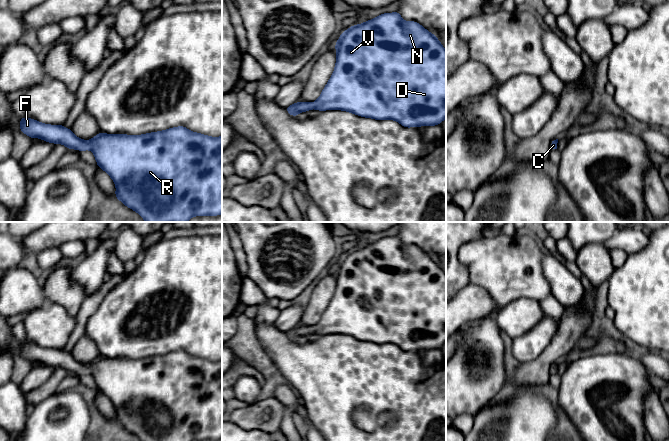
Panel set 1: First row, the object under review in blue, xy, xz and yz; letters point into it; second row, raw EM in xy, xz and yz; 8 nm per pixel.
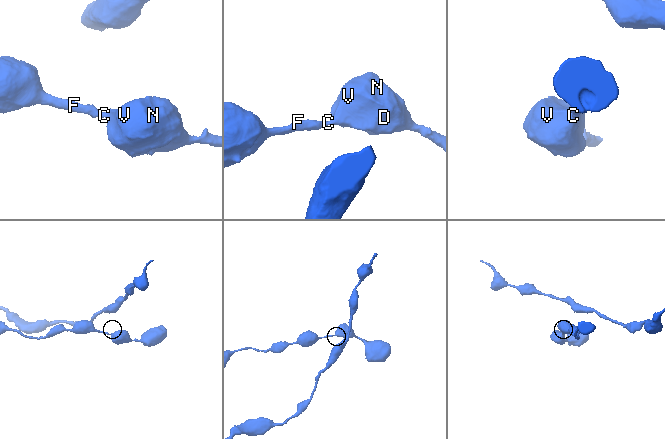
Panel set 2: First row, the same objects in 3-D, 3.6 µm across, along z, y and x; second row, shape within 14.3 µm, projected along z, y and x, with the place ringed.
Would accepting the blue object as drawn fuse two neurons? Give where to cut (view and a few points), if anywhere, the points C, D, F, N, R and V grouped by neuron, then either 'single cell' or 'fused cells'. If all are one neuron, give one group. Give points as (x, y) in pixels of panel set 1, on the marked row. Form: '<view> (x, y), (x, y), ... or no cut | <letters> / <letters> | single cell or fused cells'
no cut | C D F N R V | single cell

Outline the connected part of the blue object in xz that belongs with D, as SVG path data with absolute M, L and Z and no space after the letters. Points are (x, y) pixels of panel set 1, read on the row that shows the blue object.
M398 11L393 13L383 13L372 20L368 20L365 23L353 25L345 30L339 37L338 41L334 45L336 48L337 60L334 68L334 72L331 75L328 83L321 92L321 95L314 103L309 102L296 102L285 110L291 115L296 117L300 112L306 112L311 109L319 111L325 110L343 110L351 112L357 116L363 116L365 118L373 118L375 120L396 120L399 124L406 128L420 127L420 126L434 126L440 125L446 118L446 50L436 37L436 35L427 31L422 25L415 21L406 22L402 19Z

